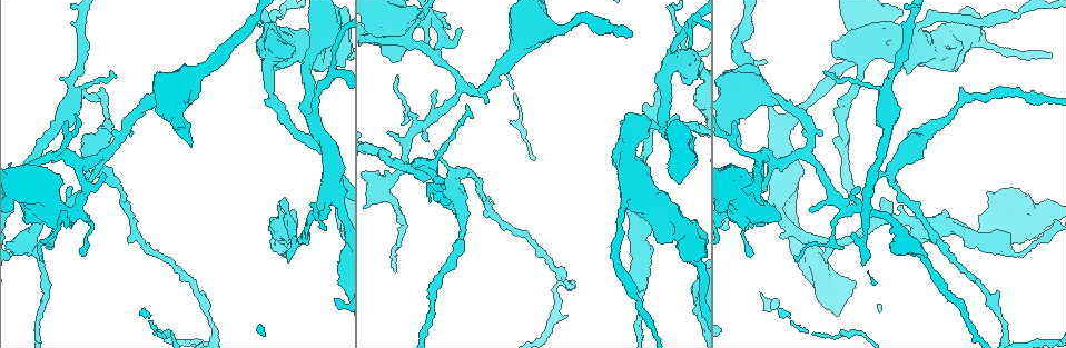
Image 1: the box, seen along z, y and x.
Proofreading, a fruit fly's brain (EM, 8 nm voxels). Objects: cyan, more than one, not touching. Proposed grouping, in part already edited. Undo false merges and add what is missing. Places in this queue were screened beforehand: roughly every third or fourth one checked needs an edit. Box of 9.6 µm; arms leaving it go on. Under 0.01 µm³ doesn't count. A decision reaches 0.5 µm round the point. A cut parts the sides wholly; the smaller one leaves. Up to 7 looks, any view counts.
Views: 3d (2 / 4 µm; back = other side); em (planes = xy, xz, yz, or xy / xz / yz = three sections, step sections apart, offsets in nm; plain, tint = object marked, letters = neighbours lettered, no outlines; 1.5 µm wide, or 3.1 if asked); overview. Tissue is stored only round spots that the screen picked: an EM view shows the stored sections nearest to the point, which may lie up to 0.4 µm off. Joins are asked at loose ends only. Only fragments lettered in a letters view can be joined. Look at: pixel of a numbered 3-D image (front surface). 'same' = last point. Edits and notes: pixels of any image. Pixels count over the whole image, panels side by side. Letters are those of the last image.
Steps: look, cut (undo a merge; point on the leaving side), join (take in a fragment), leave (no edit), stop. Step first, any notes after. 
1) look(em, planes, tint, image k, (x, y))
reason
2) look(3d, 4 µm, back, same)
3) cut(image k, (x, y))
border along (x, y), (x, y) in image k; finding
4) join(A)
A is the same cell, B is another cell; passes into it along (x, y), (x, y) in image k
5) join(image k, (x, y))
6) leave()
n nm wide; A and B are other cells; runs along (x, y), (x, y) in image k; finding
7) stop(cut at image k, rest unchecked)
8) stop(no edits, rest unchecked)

look(em, planes, letters, image 1, (274, 22))
thick end

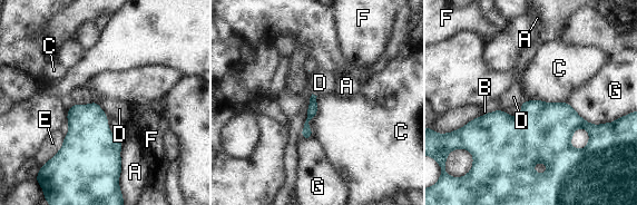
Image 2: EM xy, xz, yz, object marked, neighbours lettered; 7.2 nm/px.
leave()
A, B, C, D, E, F and G are other cells; border along (525, 99), (568, 104) in image 2; no lettered fragment goes on from it

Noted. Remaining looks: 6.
look(em, yz, step 4, plain, image 1, (1023, 11))
a narrow waist

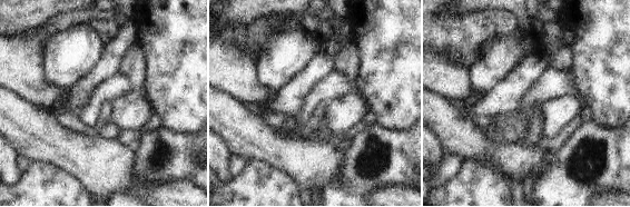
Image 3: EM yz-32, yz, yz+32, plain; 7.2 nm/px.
look(em, yz, step 4, letters, same)

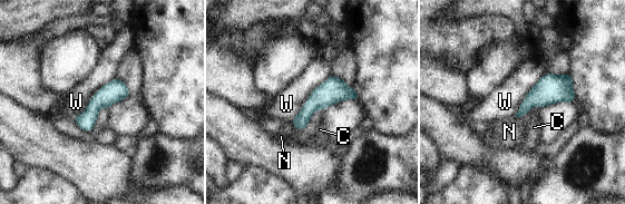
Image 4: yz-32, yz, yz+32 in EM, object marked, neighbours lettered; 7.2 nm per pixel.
leave()
C, N and W are other cells; runs along (354, 96), (326, 94), (295, 123) in image 4; all the same neuron

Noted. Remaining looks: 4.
look(em, yz, step 8, letters, image 1, (290, 218))
thick turns thin

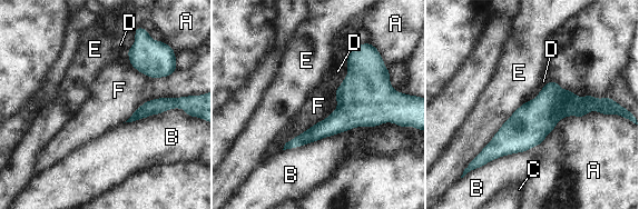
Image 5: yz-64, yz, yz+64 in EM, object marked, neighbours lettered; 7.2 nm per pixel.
look(em, planes, letters, same)

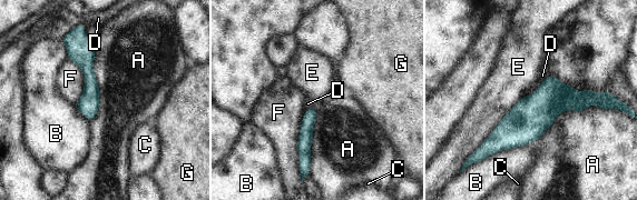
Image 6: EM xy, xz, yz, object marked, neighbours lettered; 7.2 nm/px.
leave()
A, B, C, D, E, F and G are other cells; continuous, no second neuron

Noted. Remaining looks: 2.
stop(no edits, rest unchecked)

